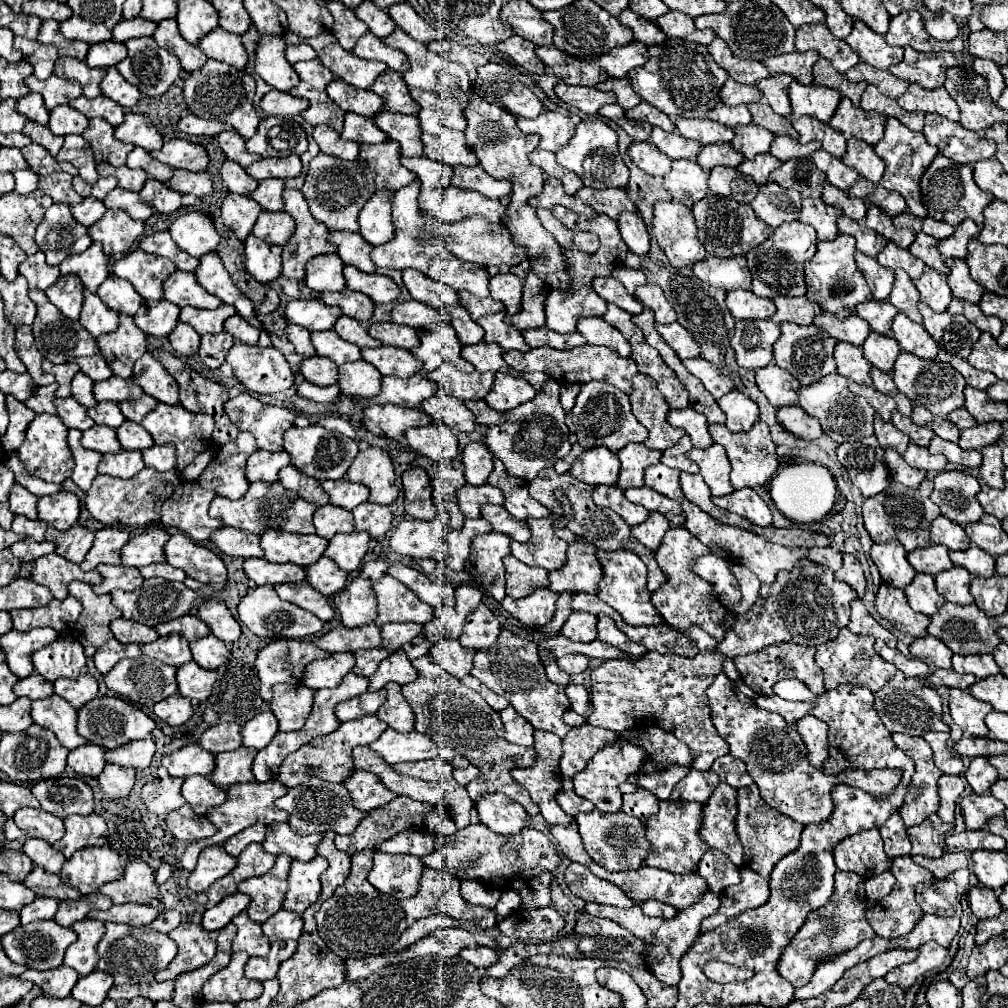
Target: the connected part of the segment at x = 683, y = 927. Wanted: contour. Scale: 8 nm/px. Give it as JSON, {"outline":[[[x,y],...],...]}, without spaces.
{"outline":[[[706,892],[704,898],[700,902],[696,902],[692,908],[686,908],[684,912],[678,912],[672,920],[660,920],[660,918],[648,918],[640,912],[640,906],[632,906],[632,908],[616,908],[616,906],[604,906],[604,904],[594,904],[588,902],[584,904],[584,912],[592,914],[592,916],[600,916],[600,918],[608,918],[618,922],[622,928],[626,928],[628,932],[632,932],[636,938],[640,938],[642,942],[648,944],[644,956],[646,956],[646,964],[648,970],[654,972],[654,976],[664,982],[664,984],[678,984],[680,982],[680,964],[678,960],[684,956],[684,952],[694,944],[696,936],[700,934],[700,922],[704,920],[704,916],[710,916],[712,912],[716,912],[716,908],[720,906],[720,898],[714,892]]]}

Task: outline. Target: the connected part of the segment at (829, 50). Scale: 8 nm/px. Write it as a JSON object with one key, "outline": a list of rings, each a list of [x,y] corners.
{"outline":[[[824,22],[806,24],[804,28],[796,30],[796,52],[808,52],[808,50],[814,50],[820,56],[828,58],[840,74],[844,74],[860,60],[844,40],[836,40],[828,32],[828,28],[824,28]]]}

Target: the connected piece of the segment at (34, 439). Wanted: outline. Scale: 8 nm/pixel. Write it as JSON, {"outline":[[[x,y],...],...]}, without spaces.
{"outline":[[[38,414],[32,424],[26,430],[26,440],[18,450],[20,460],[24,462],[26,470],[32,476],[38,476],[46,482],[54,482],[54,484],[62,484],[66,478],[70,478],[72,468],[74,468],[74,460],[70,454],[70,448],[66,444],[66,434],[68,428],[58,420],[58,416],[50,416],[50,414]]]}

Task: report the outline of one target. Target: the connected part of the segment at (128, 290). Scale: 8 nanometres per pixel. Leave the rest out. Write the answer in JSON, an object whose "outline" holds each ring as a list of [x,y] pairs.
{"outline":[[[108,276],[100,288],[96,290],[96,294],[102,298],[104,304],[108,304],[108,308],[120,312],[120,314],[130,314],[134,316],[142,304],[140,294],[134,290],[134,286],[128,280],[120,280],[116,276]]]}

